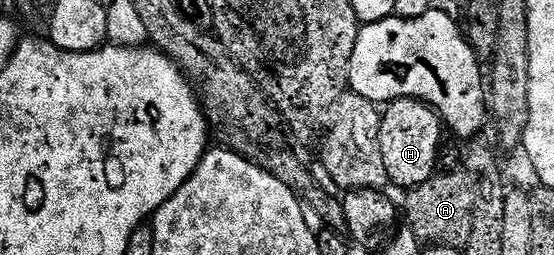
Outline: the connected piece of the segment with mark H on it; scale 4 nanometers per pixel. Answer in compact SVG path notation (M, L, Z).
M394 101L383 110L380 119L380 146L382 159L386 163L388 180L393 186L401 185L401 190L407 191L426 183L434 176L437 172L436 155L442 144L440 129L442 130L442 122L436 110L422 101Z

